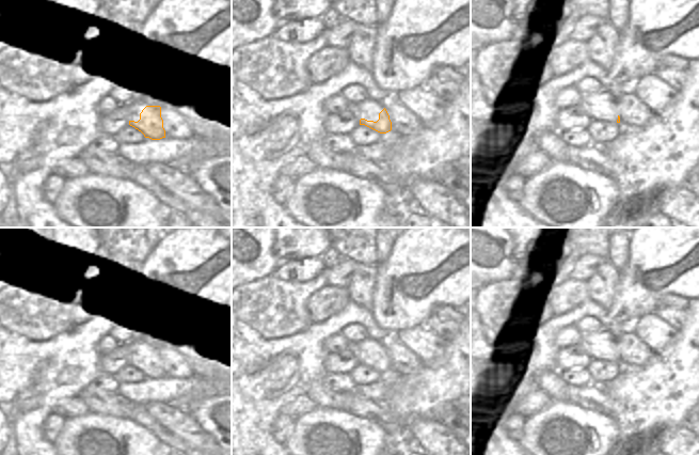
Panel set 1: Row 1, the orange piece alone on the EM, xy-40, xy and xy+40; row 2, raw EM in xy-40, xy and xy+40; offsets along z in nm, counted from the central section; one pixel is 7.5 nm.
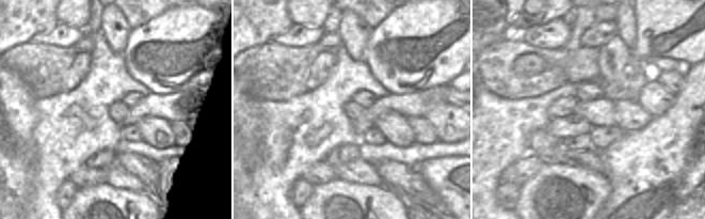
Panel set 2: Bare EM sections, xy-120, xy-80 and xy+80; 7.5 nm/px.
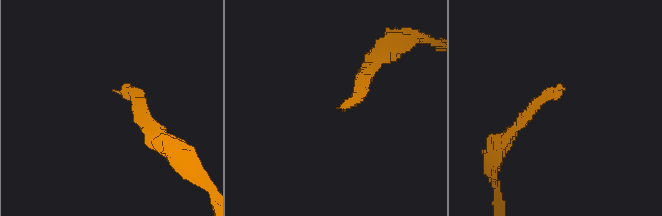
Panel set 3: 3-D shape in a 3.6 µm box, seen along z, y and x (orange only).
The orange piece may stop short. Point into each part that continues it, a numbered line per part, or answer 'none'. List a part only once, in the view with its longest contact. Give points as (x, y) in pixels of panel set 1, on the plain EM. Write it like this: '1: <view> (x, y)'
1: xy (368, 348)

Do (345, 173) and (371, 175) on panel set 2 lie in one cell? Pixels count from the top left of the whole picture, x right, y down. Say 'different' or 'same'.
same

